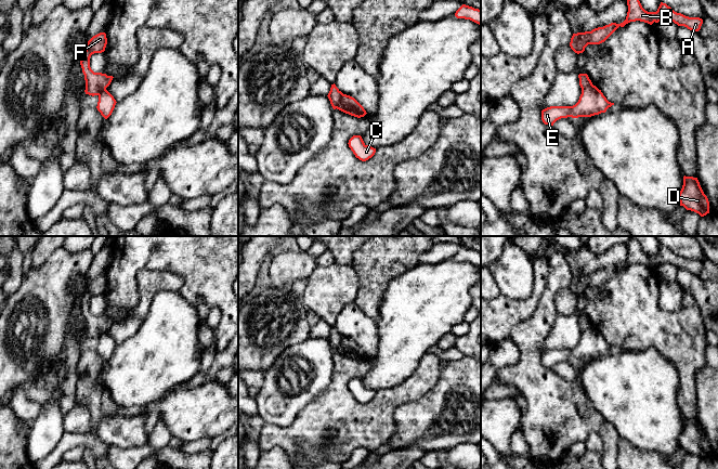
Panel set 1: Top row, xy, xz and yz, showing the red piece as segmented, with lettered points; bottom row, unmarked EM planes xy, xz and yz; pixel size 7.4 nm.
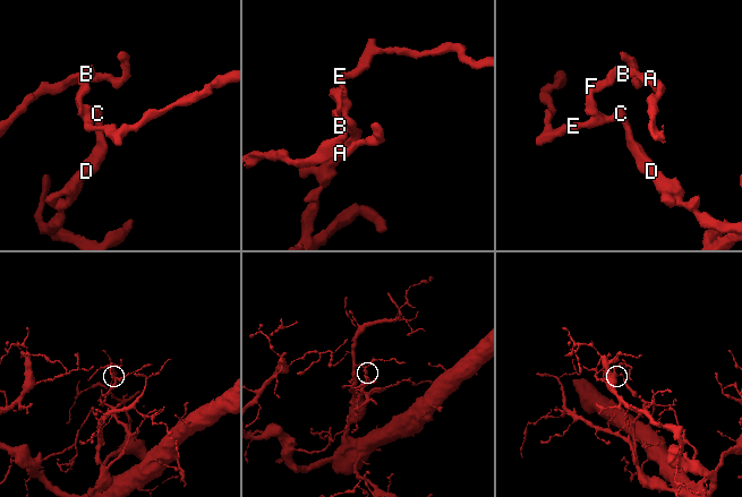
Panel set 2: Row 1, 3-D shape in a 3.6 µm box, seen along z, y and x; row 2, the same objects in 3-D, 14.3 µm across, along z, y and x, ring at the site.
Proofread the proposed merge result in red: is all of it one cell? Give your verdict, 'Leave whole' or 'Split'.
Split

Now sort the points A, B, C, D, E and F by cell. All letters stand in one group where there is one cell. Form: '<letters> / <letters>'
A B F / C D E

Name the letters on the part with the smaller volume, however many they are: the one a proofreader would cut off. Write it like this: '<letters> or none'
A, B, F

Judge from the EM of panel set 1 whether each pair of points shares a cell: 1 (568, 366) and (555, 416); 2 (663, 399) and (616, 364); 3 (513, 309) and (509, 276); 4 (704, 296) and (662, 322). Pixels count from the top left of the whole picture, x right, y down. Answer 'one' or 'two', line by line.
1: two
2: one
3: two
4: two

